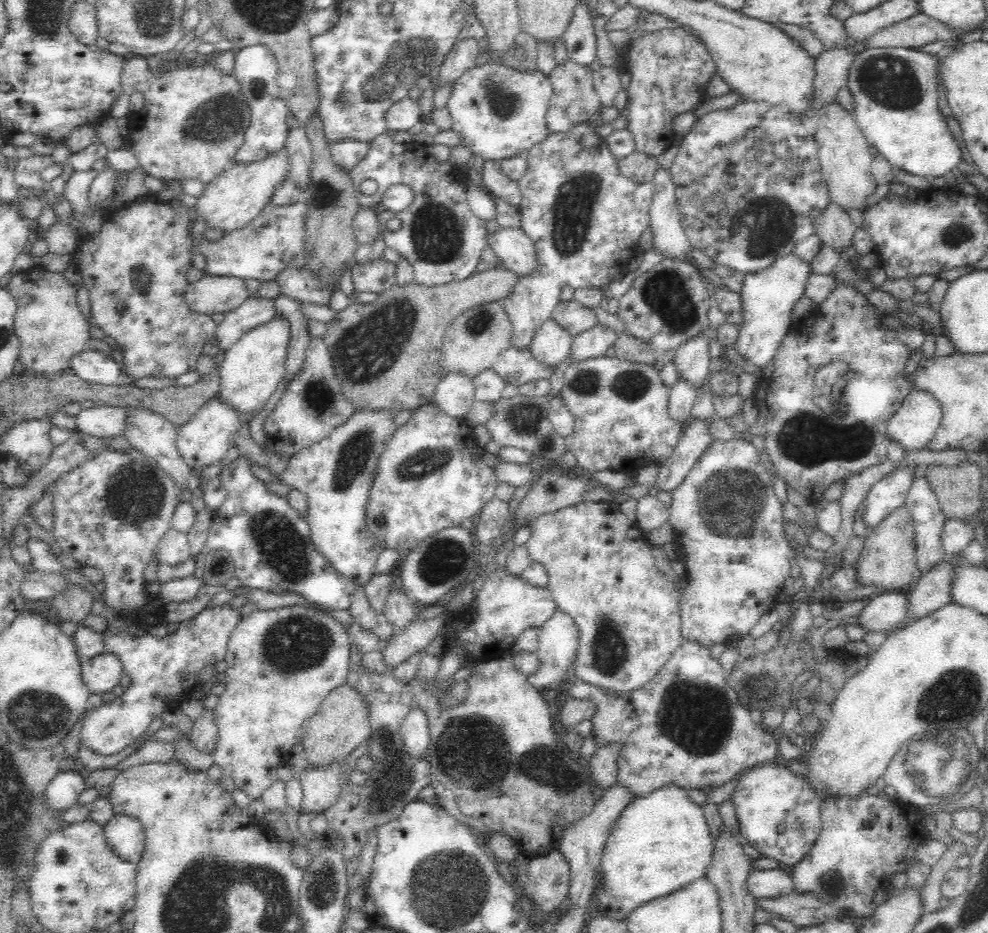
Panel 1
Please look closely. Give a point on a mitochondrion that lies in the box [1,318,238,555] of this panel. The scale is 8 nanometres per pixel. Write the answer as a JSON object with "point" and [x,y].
{"point":[132,497]}

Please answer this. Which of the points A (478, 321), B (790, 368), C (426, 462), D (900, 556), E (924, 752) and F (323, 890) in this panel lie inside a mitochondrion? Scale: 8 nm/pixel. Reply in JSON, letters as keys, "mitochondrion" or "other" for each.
{"A":"mitochondrion","B":"other","C":"mitochondrion","D":"other","E":"mitochondrion","F":"mitochondrion"}

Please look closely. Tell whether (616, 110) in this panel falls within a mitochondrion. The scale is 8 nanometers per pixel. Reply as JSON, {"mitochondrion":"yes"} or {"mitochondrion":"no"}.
{"mitochondrion":"no"}

